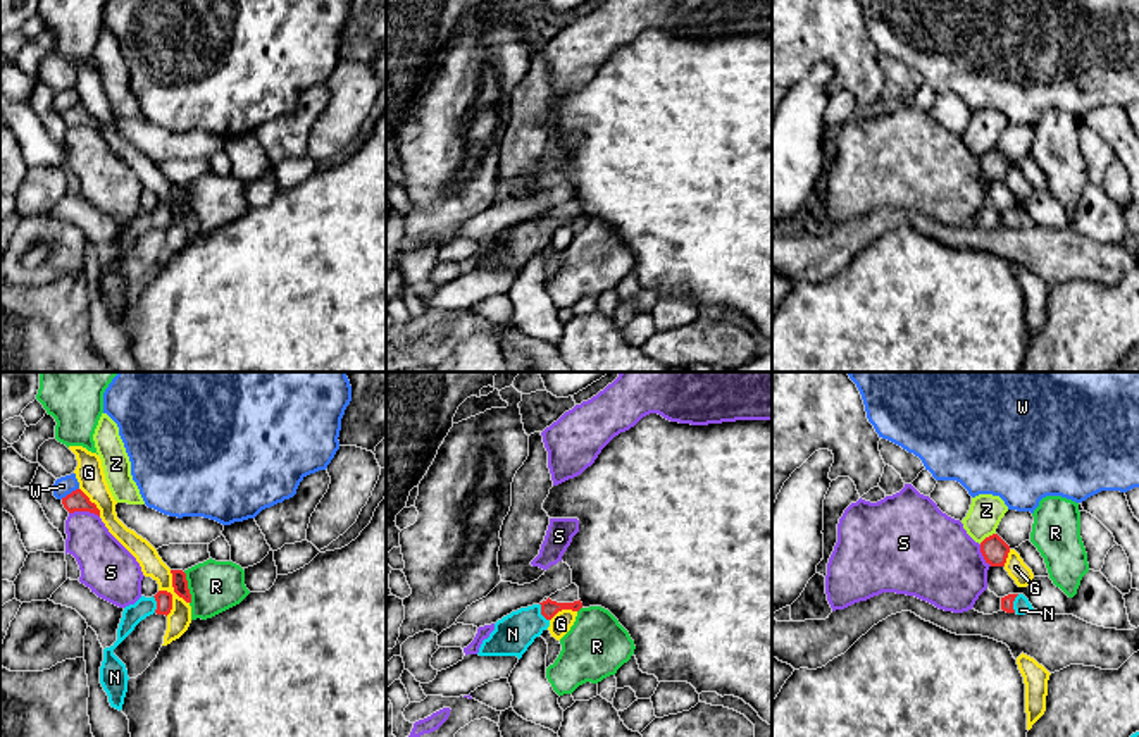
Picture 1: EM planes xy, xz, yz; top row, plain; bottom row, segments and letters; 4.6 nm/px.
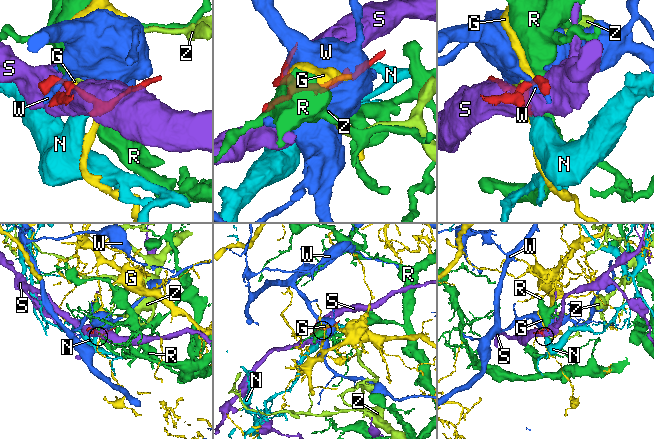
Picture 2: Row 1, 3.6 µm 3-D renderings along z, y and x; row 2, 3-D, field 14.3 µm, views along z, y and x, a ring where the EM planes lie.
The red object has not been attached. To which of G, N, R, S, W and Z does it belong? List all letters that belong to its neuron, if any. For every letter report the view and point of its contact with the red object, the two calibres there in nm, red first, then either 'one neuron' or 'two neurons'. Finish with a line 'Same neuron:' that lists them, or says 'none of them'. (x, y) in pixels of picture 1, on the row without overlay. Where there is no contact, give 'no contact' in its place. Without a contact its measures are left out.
G: meets red in xy at (169, 207); 70 nm thick on the red side, 110 nm on the other; two neurons
N: meets red in xz at (541, 226); 80 nm thick on the red side, 180 nm on the other; one neuron
R: meets red in xy at (186, 202); 70 nm thick on the red side, 240 nm on the other; two neurons
S: meets red in xy at (85, 124); 100 nm thick on the red side, 220 nm on the other; two neurons
W: meets red in xy at (71, 107); 100 nm thick on the red side, 90 nm on the other; two neurons
Z: meets red in yz at (986, 152); 120 nm thick on the red side, 160 nm on the other; two neurons
Same neuron: N

